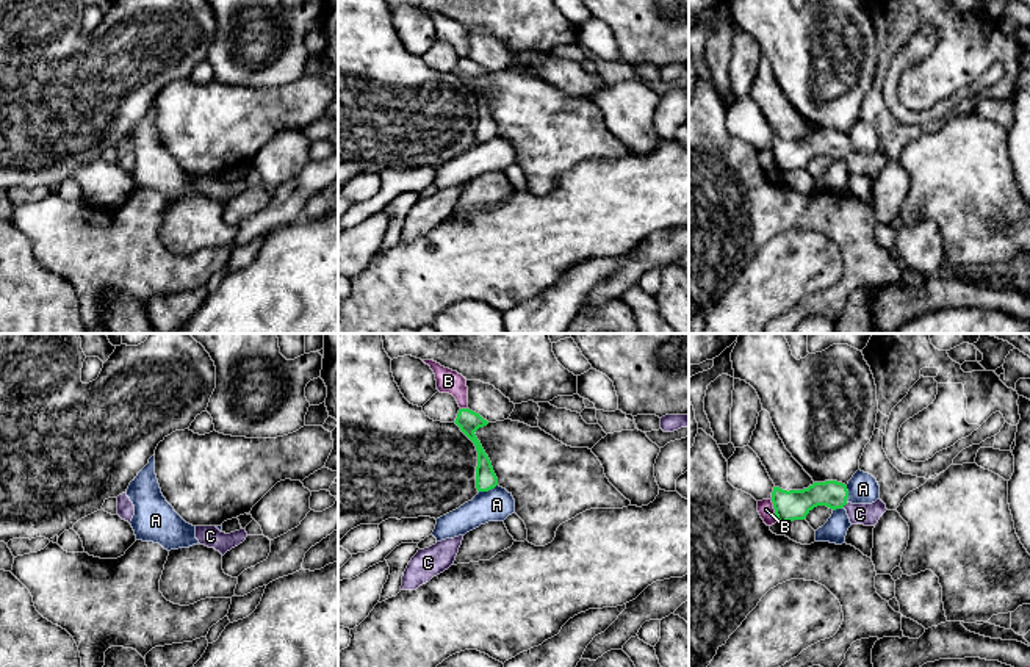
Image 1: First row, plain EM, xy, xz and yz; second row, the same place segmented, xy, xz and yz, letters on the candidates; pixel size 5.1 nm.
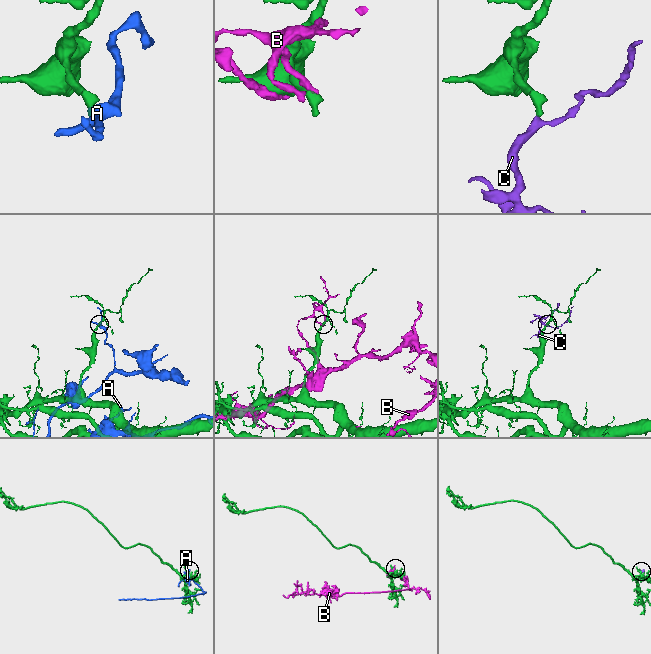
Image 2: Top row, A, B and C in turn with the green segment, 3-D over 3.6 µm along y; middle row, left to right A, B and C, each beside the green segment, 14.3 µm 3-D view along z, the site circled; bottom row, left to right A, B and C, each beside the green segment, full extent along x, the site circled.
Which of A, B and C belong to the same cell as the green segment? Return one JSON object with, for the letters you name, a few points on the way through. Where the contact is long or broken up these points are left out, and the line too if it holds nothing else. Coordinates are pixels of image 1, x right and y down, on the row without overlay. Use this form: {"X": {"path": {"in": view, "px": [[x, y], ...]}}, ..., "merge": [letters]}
{"C": {"path": {"in": "yz", "px": [[795, 154], [844, 154], [860, 163]]}}, "merge": ["C"]}

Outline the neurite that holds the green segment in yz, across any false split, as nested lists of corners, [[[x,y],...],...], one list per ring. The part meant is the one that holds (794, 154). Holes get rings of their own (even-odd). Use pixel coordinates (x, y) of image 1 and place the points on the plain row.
[[[837,130],[814,132],[803,139],[783,139],[773,136],[772,152],[778,172],[805,169],[817,155],[833,160],[845,158],[852,174],[875,175],[888,160],[881,149],[872,153],[852,153],[847,150],[847,135]]]

